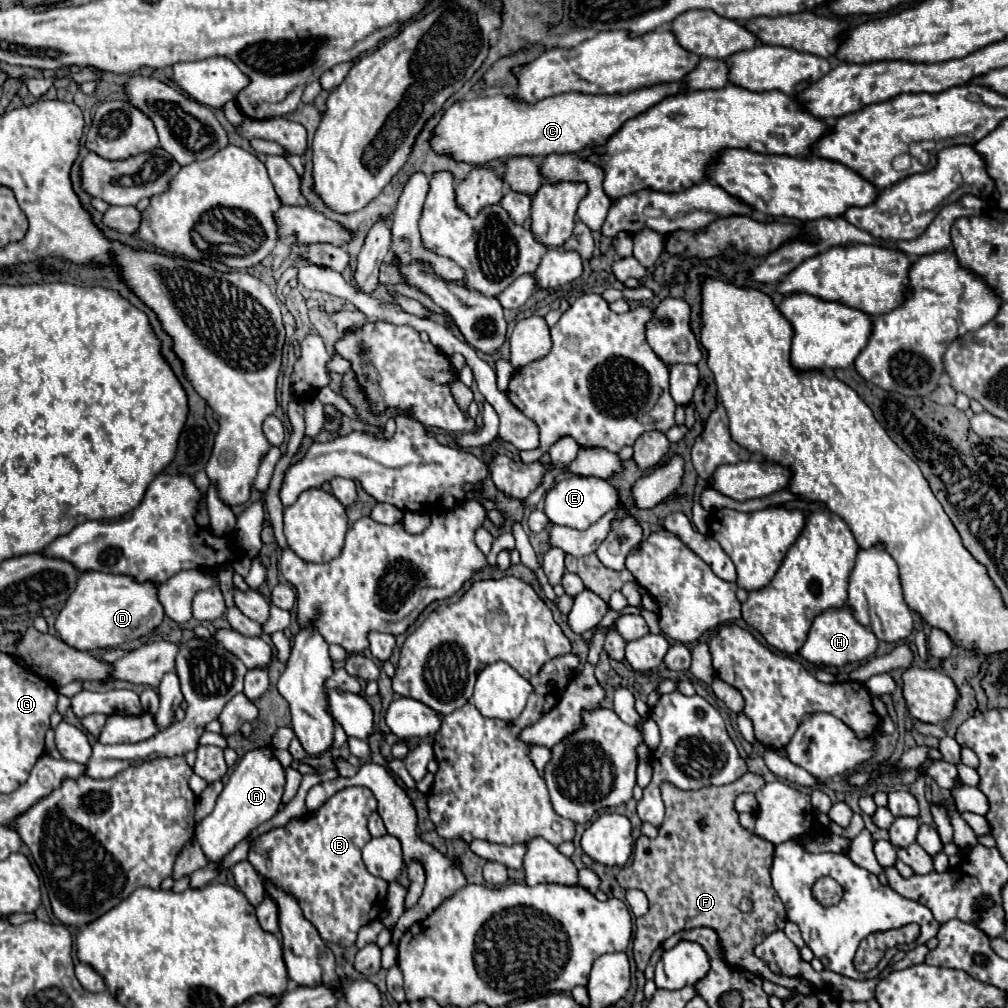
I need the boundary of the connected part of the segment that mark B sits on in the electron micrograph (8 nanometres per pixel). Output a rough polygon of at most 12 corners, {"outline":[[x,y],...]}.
{"outline":[[346,787],[260,835],[248,861],[352,947],[386,907],[362,847],[376,797]]}

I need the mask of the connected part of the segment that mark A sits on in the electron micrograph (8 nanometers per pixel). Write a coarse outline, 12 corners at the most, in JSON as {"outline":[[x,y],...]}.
{"outline":[[248,751],[196,837],[208,863],[272,819],[284,769]]}

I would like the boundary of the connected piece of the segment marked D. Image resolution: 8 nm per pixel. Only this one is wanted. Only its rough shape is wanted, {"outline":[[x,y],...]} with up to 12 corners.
{"outline":[[82,573],[56,617],[78,651],[160,625],[154,583]]}

